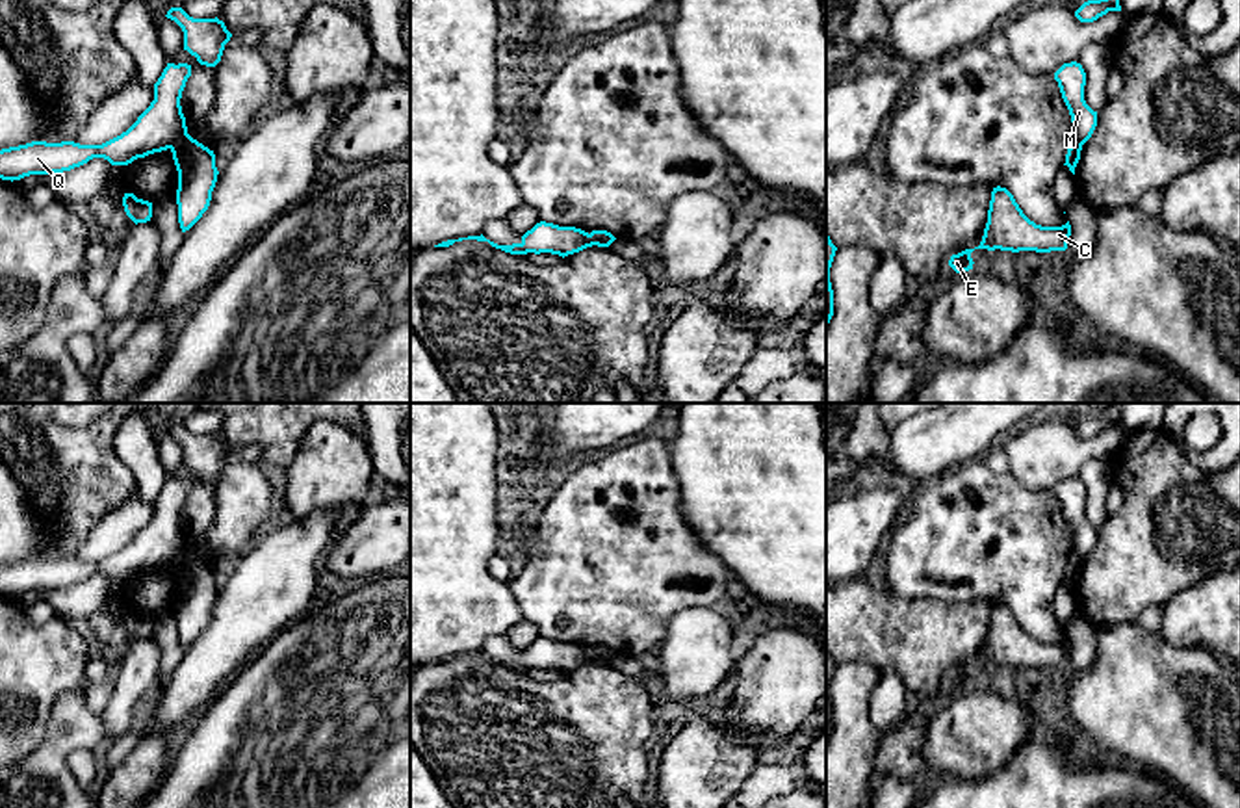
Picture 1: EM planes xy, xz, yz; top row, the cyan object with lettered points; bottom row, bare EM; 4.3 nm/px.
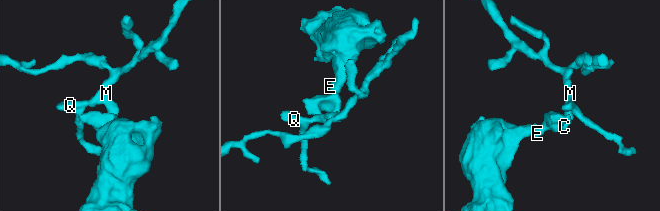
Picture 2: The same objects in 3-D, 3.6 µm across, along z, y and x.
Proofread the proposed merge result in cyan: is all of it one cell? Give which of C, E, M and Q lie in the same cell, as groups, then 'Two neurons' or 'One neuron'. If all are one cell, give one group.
Groups: C E / M Q. Two neurons

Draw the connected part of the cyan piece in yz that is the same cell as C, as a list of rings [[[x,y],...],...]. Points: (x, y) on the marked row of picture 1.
[[[993,188],[988,223],[978,247],[988,251],[1066,251],[1071,236],[1069,221],[1062,227],[1041,227],[1030,221],[1006,188]]]

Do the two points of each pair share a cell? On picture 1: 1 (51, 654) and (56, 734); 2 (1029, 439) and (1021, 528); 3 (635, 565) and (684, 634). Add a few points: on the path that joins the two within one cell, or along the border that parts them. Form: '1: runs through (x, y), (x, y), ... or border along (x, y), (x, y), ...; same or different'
1: border along (82, 690), (65, 690), (56, 699), (38, 743); different
2: border along (1008, 472), (1031, 489), (1049, 489), (1053, 493); different
3: border along (713, 606), (682, 608), (672, 617), (656, 654); different

